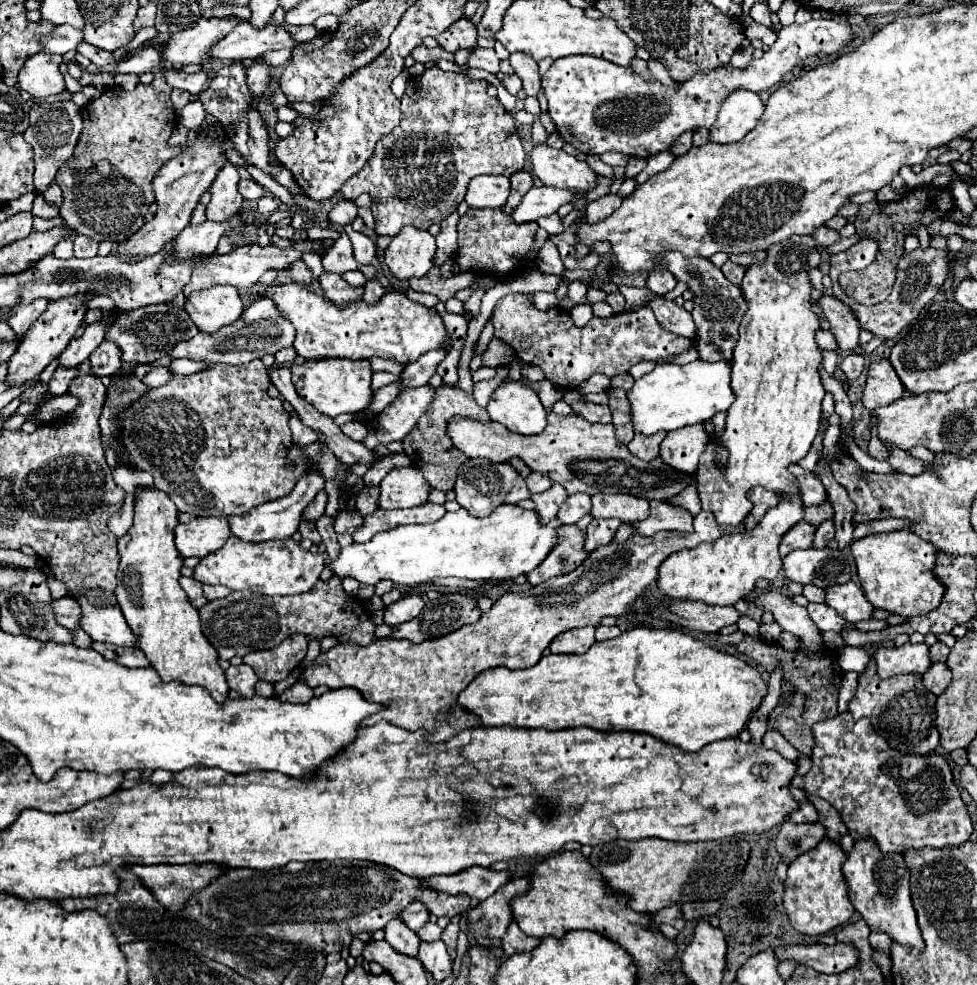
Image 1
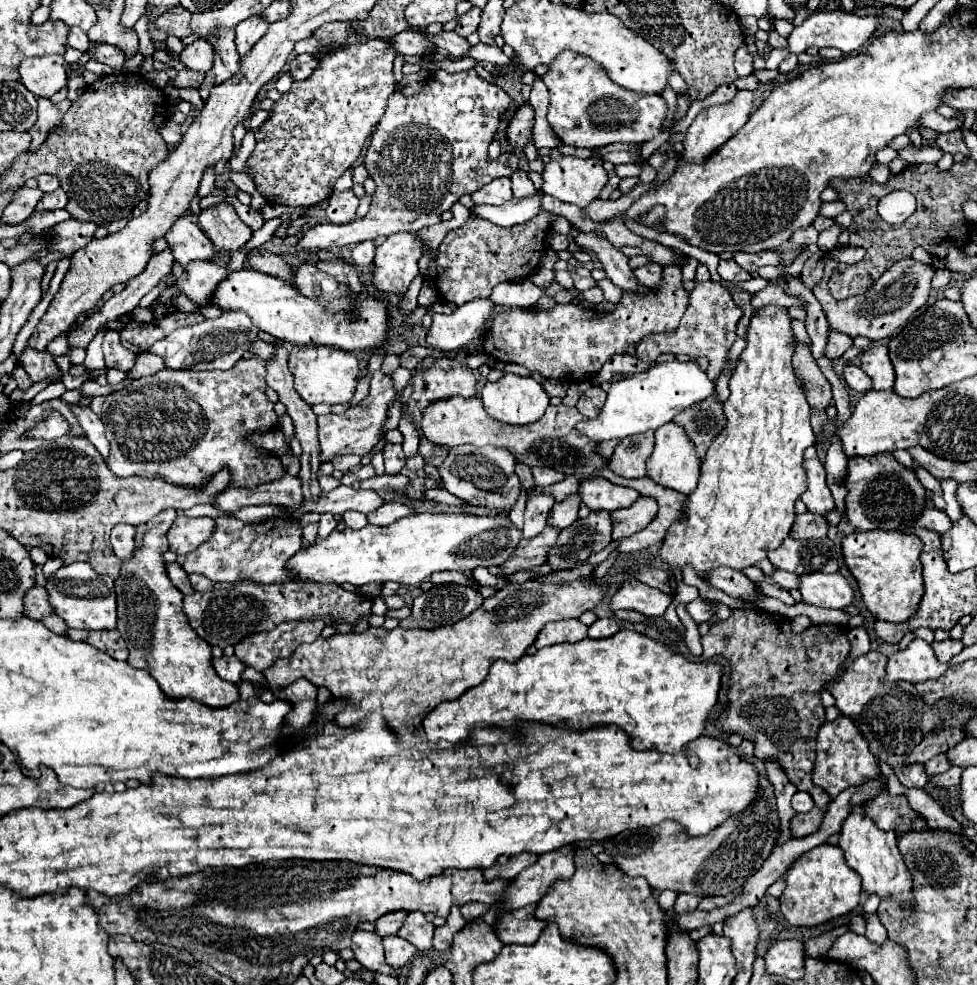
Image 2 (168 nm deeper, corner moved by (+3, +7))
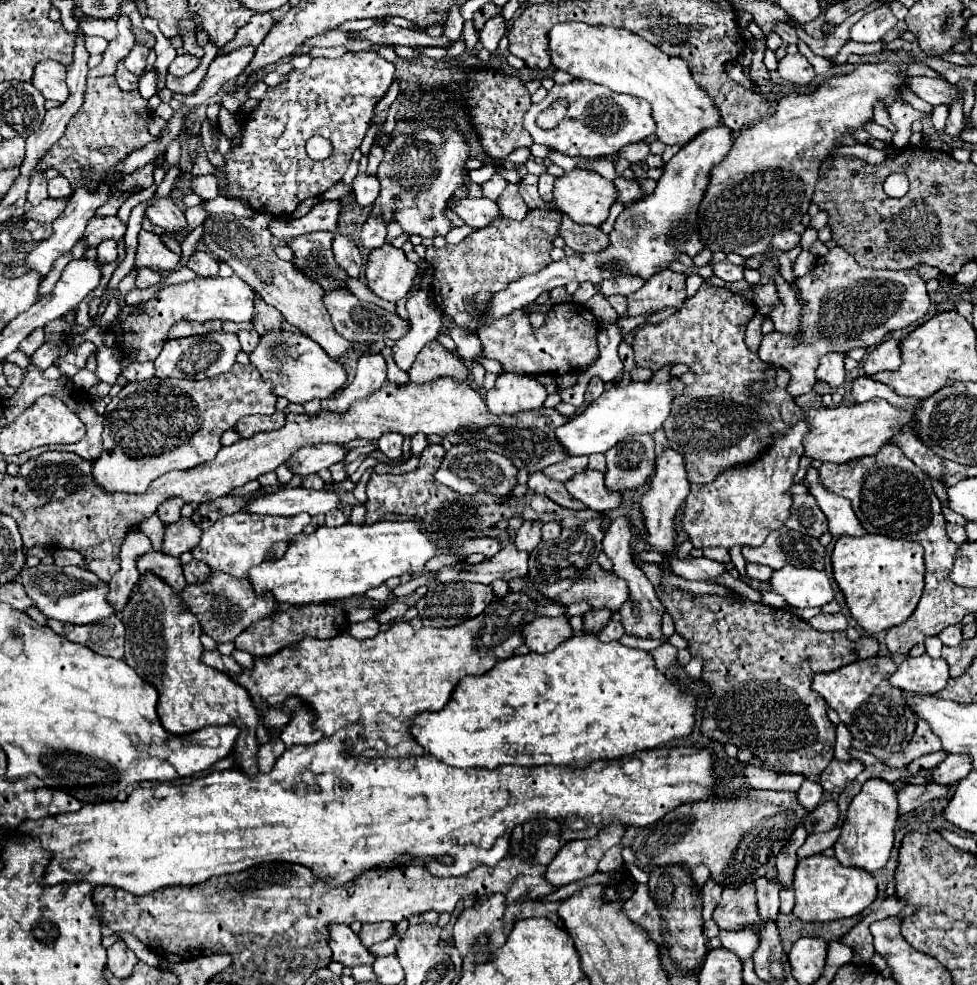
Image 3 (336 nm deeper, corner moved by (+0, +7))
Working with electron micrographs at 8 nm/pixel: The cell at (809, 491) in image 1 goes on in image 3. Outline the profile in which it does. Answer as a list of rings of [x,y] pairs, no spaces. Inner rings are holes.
[[[809,468],[805,480],[809,484],[809,492],[817,498],[819,508],[823,510],[823,514],[829,520],[829,532],[833,536],[841,536],[841,534],[863,536],[865,530],[863,530],[863,526],[859,526],[859,520],[857,520],[851,504],[847,502],[847,498],[843,498],[839,494],[831,494],[823,486],[819,486],[815,482],[815,474],[817,474],[817,470]]]

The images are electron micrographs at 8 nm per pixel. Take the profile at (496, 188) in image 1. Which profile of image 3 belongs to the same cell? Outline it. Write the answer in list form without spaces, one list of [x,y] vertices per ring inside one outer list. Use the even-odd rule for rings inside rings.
[[[507,184],[505,192],[497,200],[497,206],[499,206],[499,210],[501,210],[503,216],[513,218],[513,220],[523,220],[527,216],[527,212],[529,212],[529,208],[523,202],[523,198],[519,196],[515,184]]]

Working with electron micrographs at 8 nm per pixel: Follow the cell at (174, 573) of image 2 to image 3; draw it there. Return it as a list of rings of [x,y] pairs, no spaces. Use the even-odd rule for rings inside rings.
[[[149,550],[147,554],[143,554],[137,560],[137,570],[141,576],[145,576],[147,572],[153,572],[155,576],[159,576],[165,584],[169,584],[177,594],[183,590],[183,586],[187,584],[183,578],[183,568],[179,558],[167,556],[163,552],[155,552]]]

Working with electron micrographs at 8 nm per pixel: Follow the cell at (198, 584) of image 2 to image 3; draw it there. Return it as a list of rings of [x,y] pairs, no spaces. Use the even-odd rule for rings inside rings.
[[[191,560],[189,564],[183,566],[183,574],[187,582],[203,582],[203,578],[207,578],[207,574],[211,574],[209,566],[201,560]]]

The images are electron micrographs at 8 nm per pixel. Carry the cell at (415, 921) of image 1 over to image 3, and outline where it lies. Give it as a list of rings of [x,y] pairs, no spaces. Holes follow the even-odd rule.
[[[387,922],[363,924],[363,928],[361,928],[361,932],[359,932],[361,944],[369,948],[369,946],[373,946],[373,944],[377,944],[377,942],[383,942],[383,940],[391,938],[391,930],[393,930],[391,922],[389,922],[389,924],[387,924]]]

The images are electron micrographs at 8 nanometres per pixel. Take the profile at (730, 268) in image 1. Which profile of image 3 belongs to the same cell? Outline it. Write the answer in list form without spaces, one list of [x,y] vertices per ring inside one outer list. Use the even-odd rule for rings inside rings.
[[[709,262],[709,266],[711,266],[711,270],[713,270],[713,274],[715,276],[719,276],[723,282],[727,282],[727,284],[731,284],[731,282],[739,282],[739,280],[743,280],[743,266],[735,266],[735,264],[731,264],[731,262]]]

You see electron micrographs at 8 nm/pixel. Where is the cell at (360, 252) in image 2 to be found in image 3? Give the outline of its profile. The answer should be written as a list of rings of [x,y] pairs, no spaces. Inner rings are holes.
[[[369,216],[361,228],[361,244],[367,250],[373,250],[385,244],[385,236],[387,236],[387,222],[383,220],[383,216]]]

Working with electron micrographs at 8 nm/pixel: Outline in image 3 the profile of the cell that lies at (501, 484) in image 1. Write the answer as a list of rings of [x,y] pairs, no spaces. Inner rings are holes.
[[[457,444],[453,446],[443,462],[441,468],[435,472],[435,480],[449,486],[451,490],[459,494],[475,494],[475,492],[489,492],[489,494],[509,494],[513,486],[517,484],[517,468],[513,462],[501,454],[495,454],[491,450],[479,450],[475,446]]]

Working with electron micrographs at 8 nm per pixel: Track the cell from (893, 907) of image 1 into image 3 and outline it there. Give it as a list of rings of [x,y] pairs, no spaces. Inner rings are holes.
[[[881,778],[867,780],[847,808],[841,836],[833,846],[835,858],[845,866],[857,866],[869,872],[879,870],[889,860],[897,820],[897,788]]]

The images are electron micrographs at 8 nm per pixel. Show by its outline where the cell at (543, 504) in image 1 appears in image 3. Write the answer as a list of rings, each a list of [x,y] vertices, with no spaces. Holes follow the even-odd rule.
[[[523,522],[523,526],[515,532],[515,546],[523,552],[533,552],[541,542],[541,522]]]

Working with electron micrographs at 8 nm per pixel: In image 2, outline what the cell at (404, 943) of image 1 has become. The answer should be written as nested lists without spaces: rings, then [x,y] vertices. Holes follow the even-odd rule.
[[[398,934],[384,938],[384,948],[386,948],[388,962],[392,966],[406,966],[418,954],[418,948],[414,944],[410,944],[406,938],[398,936]]]

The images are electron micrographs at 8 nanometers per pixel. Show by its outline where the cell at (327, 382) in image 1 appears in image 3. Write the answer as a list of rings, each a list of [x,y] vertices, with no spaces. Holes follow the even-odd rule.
[[[269,330],[261,336],[257,348],[249,354],[249,364],[259,370],[263,380],[273,382],[275,396],[283,396],[297,404],[305,404],[313,398],[329,398],[347,380],[347,372],[339,362],[331,360],[311,338],[293,330]]]

